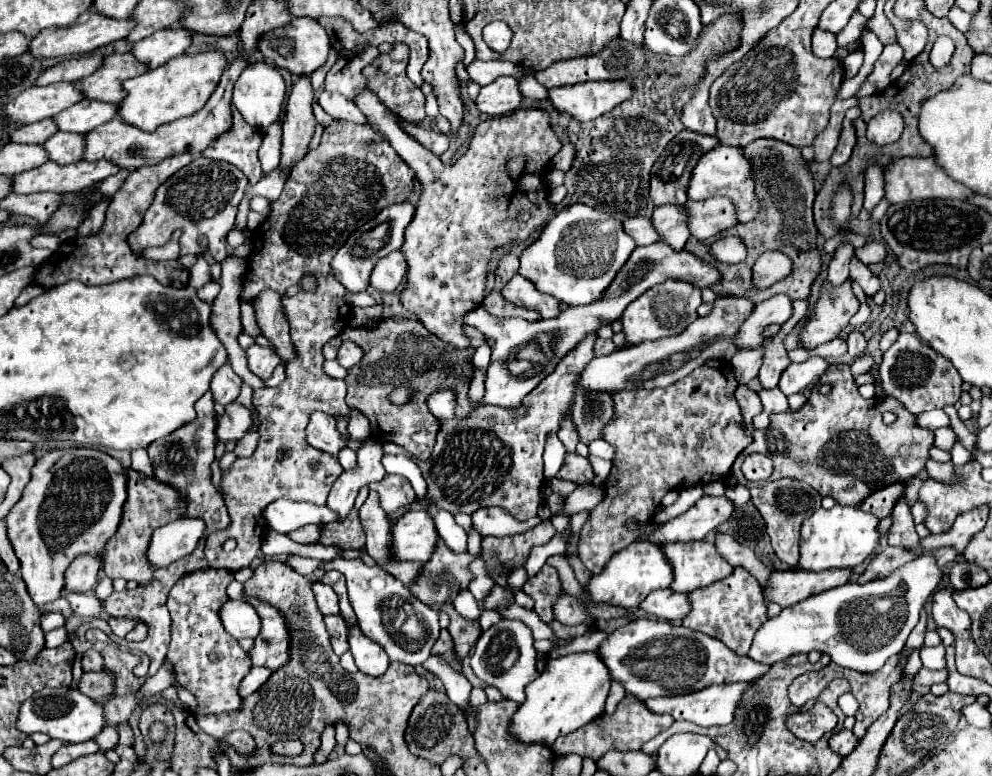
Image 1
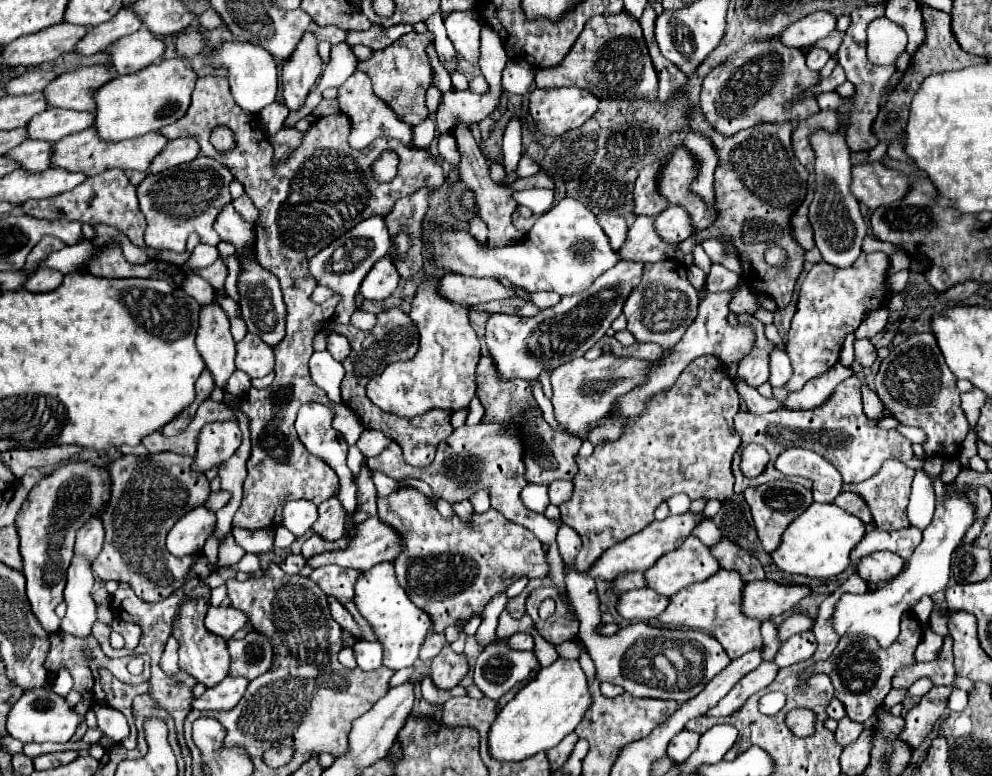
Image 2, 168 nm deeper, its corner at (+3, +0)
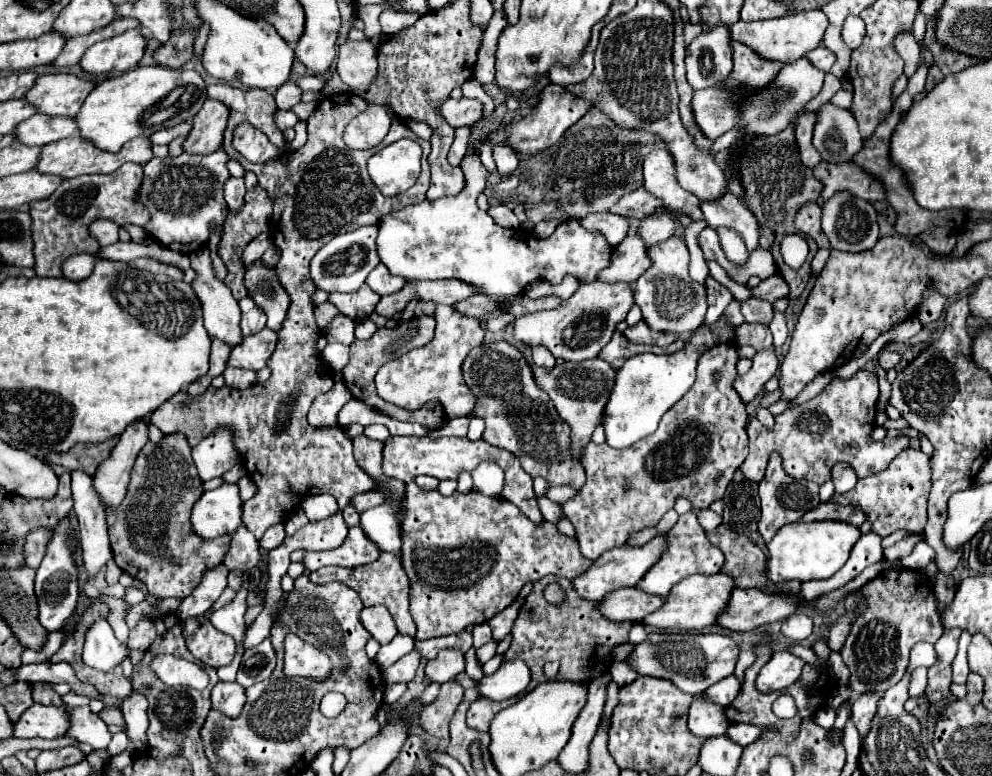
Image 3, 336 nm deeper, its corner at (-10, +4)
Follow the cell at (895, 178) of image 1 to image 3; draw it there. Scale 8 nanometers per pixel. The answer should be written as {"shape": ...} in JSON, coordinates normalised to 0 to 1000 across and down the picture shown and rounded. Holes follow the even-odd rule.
{"shape":[[[828,206],[820,216],[820,224],[830,237],[828,245],[830,258],[836,258],[844,247],[856,247],[874,260],[892,258],[890,240],[862,211],[838,211]]]}

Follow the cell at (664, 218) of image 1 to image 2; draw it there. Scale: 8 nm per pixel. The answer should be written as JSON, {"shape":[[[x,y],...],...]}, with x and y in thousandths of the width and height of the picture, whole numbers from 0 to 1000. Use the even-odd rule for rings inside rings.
{"shape":[[[641,278],[639,289],[633,296],[633,309],[625,322],[629,335],[643,338],[665,338],[667,332],[681,332],[681,320],[675,312],[667,312],[663,302],[659,302],[659,281],[657,278]]]}

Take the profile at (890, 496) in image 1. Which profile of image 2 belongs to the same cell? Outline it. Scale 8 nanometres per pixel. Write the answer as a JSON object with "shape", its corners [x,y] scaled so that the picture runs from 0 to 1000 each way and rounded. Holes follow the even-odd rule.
{"shape":[[[849,634],[849,637],[845,637],[845,642],[841,644],[841,649],[847,652],[847,655],[851,655],[851,657],[855,657],[861,665],[865,665],[871,675],[879,673],[879,662],[877,662],[873,647],[869,647],[869,639],[865,639],[865,637]]]}

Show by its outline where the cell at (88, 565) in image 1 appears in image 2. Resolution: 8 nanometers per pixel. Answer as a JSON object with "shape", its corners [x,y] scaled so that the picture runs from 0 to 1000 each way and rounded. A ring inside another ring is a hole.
{"shape":[[[93,668],[87,678],[83,678],[83,680],[79,683],[75,714],[83,714],[83,719],[87,719],[87,722],[93,727],[95,719],[97,719],[97,716],[101,714],[101,709],[103,709],[103,698],[105,698],[103,670],[101,670],[101,668]]]}

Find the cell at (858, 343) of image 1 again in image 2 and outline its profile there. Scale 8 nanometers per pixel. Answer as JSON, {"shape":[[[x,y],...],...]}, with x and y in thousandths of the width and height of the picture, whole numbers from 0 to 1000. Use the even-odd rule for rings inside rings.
{"shape":[[[861,438],[861,454],[863,454],[863,466],[869,472],[879,472],[883,464],[883,448],[877,438]]]}

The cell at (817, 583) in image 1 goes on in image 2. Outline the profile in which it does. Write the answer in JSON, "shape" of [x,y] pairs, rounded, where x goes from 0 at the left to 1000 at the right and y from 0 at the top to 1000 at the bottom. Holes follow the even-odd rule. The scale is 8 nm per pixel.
{"shape":[[[762,747],[750,755],[748,789],[764,799],[774,799],[774,796],[794,789],[815,765],[817,765],[815,755],[784,753],[778,747]]]}

